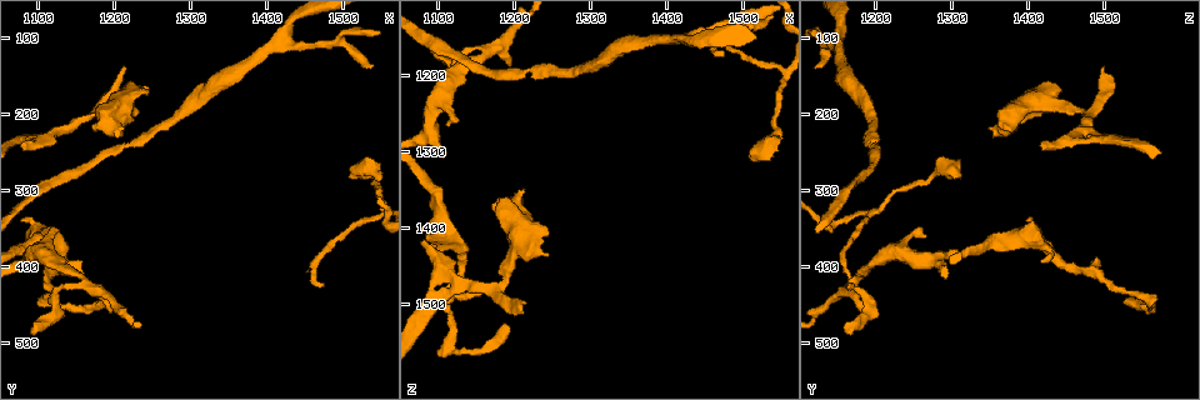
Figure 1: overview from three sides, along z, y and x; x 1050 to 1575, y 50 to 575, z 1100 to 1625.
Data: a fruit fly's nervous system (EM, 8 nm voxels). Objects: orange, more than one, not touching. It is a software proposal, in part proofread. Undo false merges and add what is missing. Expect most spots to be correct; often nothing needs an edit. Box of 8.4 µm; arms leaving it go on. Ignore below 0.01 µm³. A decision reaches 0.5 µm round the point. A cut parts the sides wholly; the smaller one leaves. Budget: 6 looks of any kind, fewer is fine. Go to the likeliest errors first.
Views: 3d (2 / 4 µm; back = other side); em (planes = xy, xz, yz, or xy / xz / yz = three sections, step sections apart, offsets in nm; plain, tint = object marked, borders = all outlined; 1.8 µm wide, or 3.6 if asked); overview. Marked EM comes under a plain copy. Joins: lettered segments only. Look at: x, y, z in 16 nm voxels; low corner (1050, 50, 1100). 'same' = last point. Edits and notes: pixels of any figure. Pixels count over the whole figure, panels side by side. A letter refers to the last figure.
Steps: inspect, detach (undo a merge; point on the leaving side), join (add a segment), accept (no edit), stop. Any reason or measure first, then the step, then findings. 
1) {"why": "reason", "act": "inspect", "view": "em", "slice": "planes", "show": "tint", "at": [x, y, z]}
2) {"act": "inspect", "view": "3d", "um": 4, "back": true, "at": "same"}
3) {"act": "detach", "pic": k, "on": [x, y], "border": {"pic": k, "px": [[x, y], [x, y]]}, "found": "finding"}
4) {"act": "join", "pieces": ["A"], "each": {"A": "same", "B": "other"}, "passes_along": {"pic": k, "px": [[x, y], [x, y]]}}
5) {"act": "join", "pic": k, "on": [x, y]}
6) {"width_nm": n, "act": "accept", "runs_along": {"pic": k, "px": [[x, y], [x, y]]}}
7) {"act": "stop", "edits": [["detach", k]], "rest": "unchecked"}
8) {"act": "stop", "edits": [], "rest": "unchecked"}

{"why": "branch stops here", "act": "inspect", "view": "em", "slice": "xy", "step": 4, "show": "borders", "at": [1240, 170, 1435]}

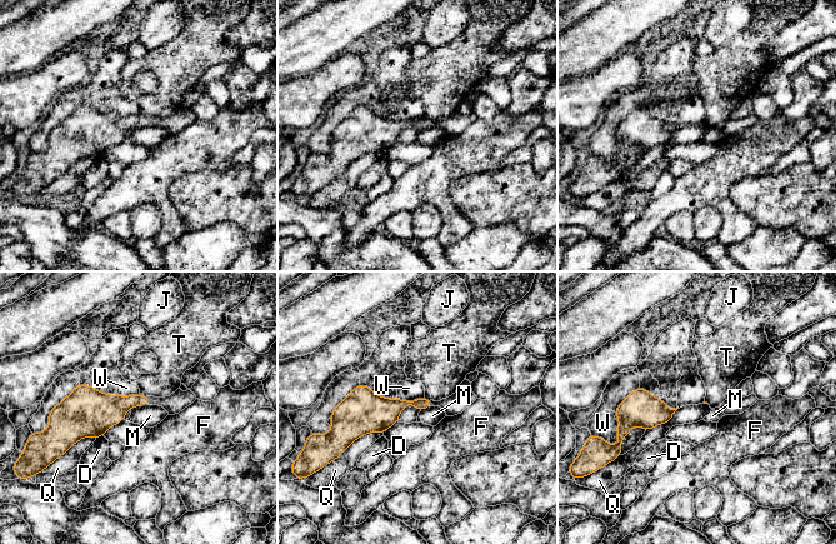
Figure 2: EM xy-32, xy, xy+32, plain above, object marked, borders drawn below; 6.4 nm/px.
{"why": "cut it another way", "act": "inspect", "view": "em", "slice": "xz", "step": 16, "show": "borders", "at": "same"}

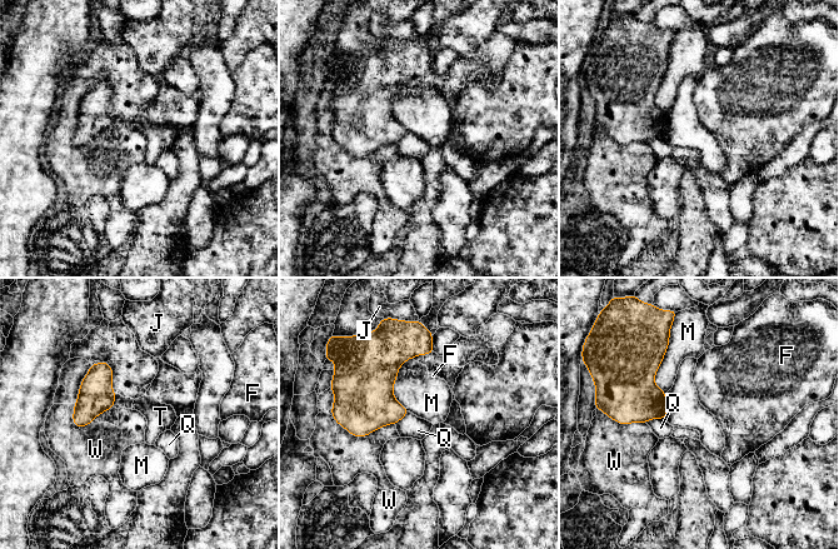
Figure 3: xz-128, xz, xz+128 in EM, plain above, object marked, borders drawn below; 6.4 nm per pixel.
{"longest_contact_nm": ["M", 340], "act": "accept", "each": {"F": "other", "J": "other", "M": "other", "Q": "other", "T": "other", "W": "other"}, "found": "no lettered segment goes on from it"}

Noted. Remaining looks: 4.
{"why": "tapers out", "act": "inspect", "view": "3d", "um": 2, "at": [1090, 490, 1160]}

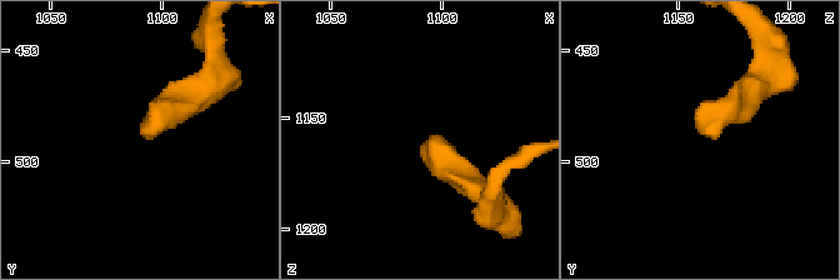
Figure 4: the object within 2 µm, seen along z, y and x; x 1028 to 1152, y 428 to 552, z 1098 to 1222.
{"why": "now the EM", "act": "inspect", "view": "em", "slice": "planes", "show": "tint", "at": [1091, 487, 1164]}

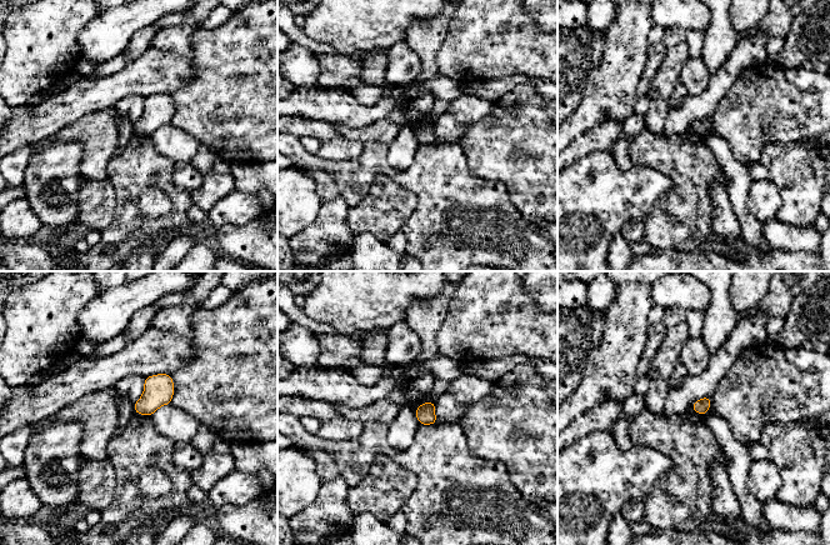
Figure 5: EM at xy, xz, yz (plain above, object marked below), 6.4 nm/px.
{"why": "what lies round it", "act": "inspect", "view": "em", "slice": "planes", "show": "borders", "at": "same"}

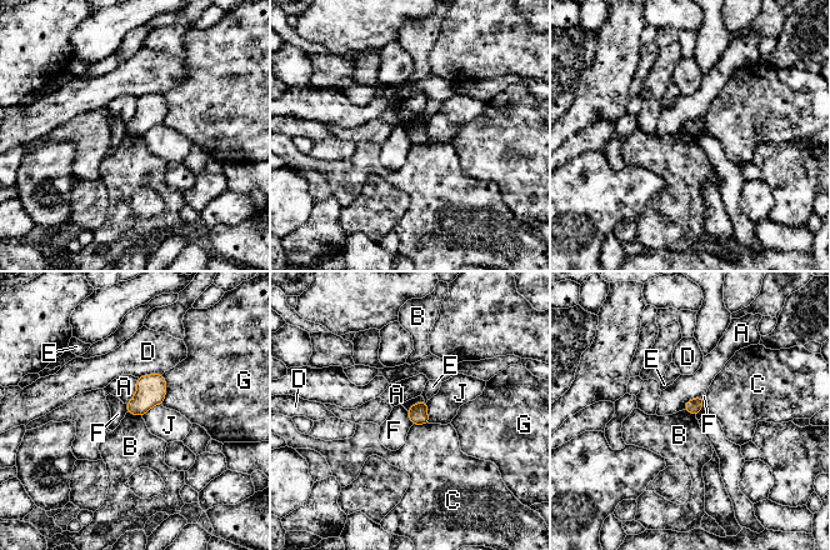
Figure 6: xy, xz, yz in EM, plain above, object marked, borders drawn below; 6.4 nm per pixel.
{"act": "accept", "each": {"A": "other", "B": "other", "C": "other", "D": "other", "E": "other", "F": "other", "G": "other", "J": "other"}, "border": {"pic": 6, "px": [[424, 400], [415, 401], [406, 410]]}, "found": "no lettered segment goes on from it"}

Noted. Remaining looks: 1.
{"act": "stop", "edits": [], "rest": "unchecked"}

